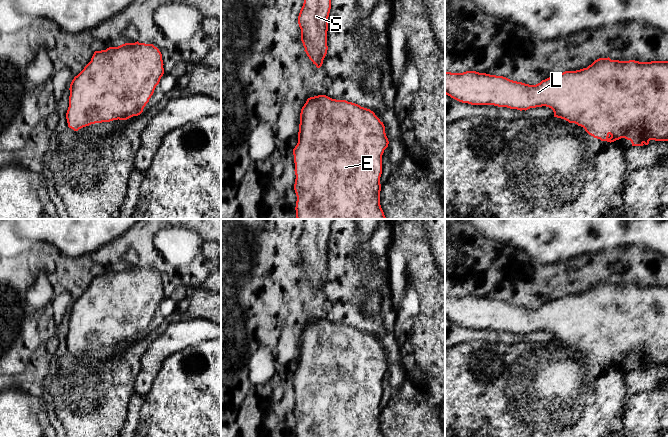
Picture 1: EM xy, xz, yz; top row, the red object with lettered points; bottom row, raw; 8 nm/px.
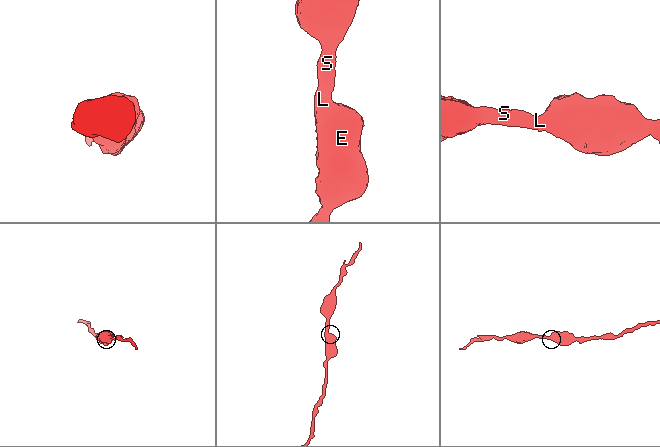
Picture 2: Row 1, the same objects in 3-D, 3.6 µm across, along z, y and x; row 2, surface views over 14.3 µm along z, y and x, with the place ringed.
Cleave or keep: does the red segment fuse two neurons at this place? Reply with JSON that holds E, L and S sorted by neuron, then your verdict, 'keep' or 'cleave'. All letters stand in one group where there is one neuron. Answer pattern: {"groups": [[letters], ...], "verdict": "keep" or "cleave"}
{"groups": [["E", "L", "S"]], "verdict": "keep"}

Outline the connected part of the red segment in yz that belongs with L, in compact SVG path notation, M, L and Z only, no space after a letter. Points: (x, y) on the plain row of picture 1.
M599 282L587 292L565 295L536 309L476 295L445 296L445 318L462 327L494 329L520 335L546 330L553 334L554 341L575 347L594 362L610 367L621 362L630 364L632 370L648 369L650 364L668 365L668 285L639 286Z

